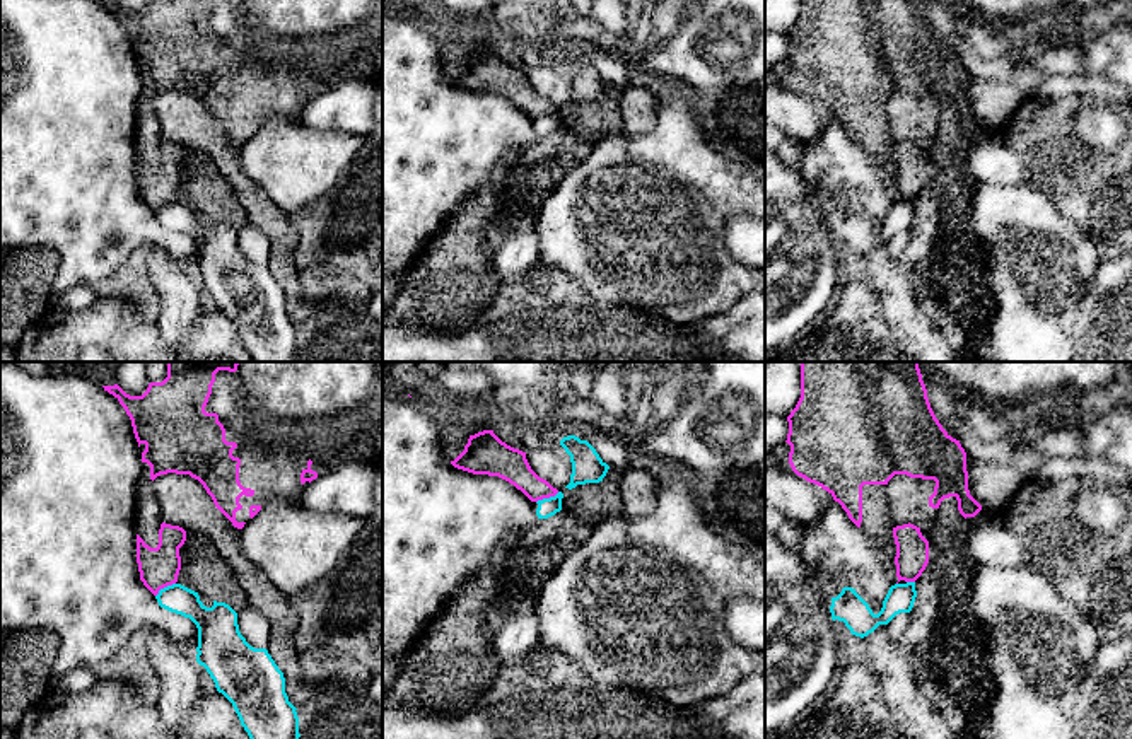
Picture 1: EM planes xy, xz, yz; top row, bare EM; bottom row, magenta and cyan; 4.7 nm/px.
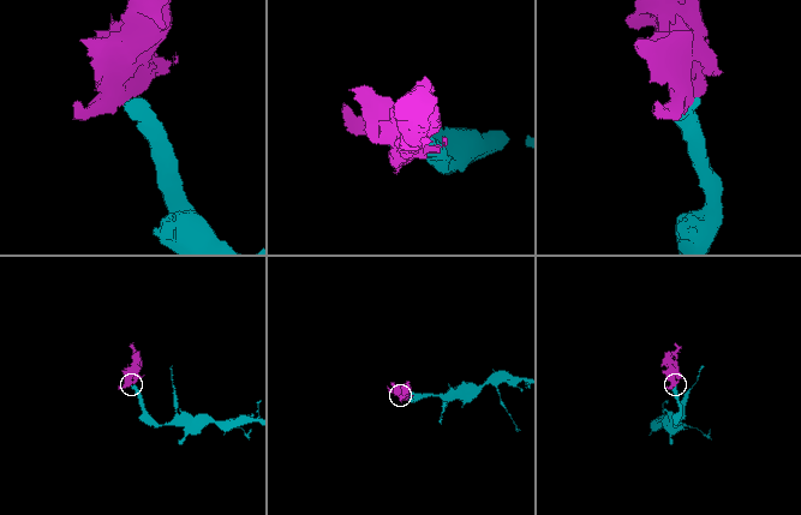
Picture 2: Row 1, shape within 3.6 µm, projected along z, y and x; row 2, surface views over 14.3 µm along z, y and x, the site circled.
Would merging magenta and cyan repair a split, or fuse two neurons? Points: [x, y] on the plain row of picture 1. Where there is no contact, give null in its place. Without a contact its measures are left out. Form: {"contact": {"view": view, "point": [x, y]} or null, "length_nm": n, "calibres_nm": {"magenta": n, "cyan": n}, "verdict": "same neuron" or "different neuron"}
{"contact": {"view": "xz", "point": [547, 115]}, "length_nm": 120, "calibres_nm": {"magenta": 160, "cyan": 90}, "verdict": "different neuron"}

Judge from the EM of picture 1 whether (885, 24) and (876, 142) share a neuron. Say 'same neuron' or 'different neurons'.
same neuron

